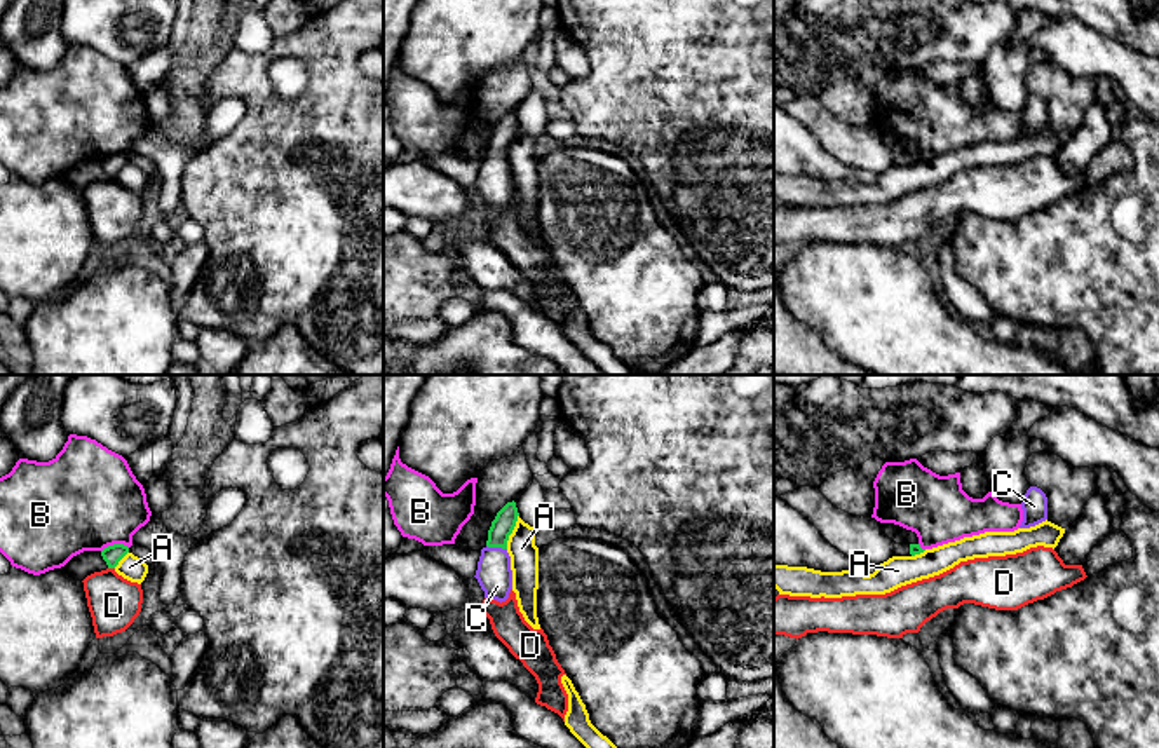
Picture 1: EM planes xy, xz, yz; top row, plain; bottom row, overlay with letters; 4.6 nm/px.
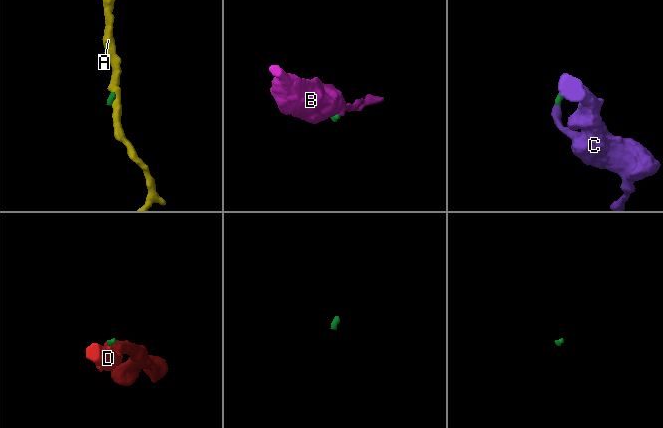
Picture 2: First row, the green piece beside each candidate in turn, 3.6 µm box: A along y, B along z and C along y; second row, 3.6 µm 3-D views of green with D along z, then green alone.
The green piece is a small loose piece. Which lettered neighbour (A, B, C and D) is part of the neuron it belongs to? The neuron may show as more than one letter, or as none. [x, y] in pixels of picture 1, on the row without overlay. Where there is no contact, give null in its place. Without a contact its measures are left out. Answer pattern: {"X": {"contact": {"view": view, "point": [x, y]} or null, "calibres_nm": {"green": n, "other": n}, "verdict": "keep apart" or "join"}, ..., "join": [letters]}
{"A": {"contact": {"view": "xz", "point": [511, 142]}, "calibres_nm": {"green": 100, "other": 130}, "verdict": "keep apart"}, "B": {"contact": {"view": "xy", "point": [114, 154]}, "calibres_nm": {"green": 90, "other": 480}, "verdict": "keep apart"}, "C": {"contact": {"view": "xz", "point": [497, 156]}, "calibres_nm": {"green": 100, "other": 160}, "verdict": "join"}, "D": {"contact": {"view": "xy", "point": [112, 176]}, "calibres_nm": {"green": 90, "other": 240}, "verdict": "keep apart"}, "join": ["C"]}

